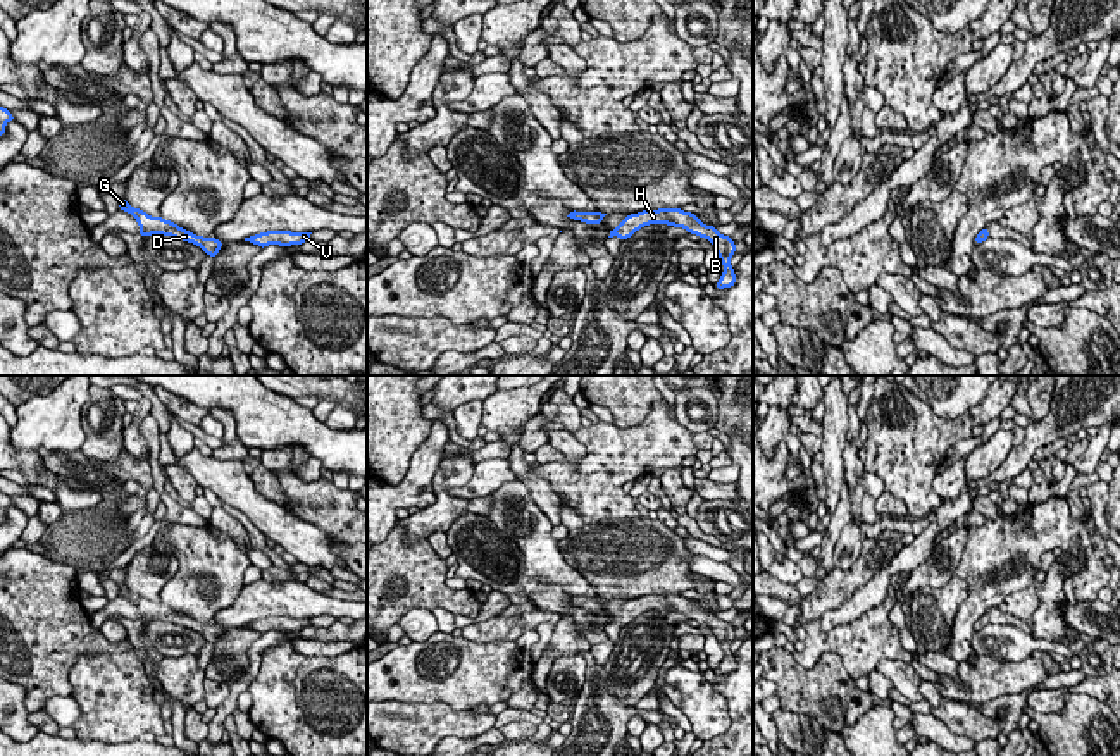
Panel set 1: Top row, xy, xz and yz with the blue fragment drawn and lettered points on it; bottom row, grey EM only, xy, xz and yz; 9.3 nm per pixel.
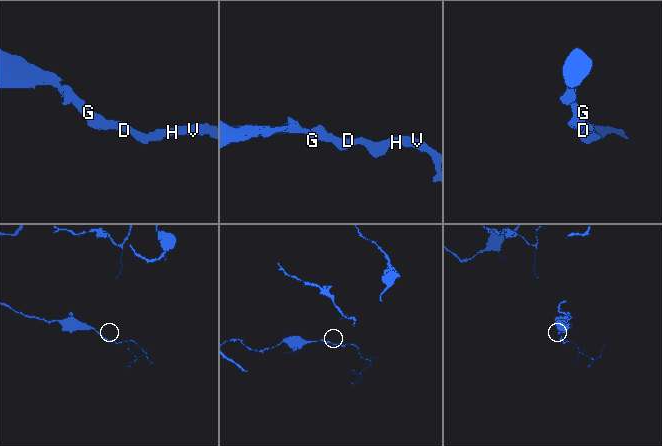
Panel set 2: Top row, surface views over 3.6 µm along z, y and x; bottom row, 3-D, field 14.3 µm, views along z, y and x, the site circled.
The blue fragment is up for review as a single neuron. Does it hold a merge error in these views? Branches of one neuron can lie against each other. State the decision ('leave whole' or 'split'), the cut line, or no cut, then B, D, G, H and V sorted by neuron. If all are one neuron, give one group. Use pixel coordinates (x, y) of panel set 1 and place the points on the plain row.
leave whole; cut none; groups B D G H V

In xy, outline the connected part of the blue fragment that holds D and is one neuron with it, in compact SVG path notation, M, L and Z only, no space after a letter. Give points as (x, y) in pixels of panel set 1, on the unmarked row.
M119 586L119 596L129 598L138 611L140 611L140 622L152 622L152 620L162 620L162 622L171 622L176 625L183 625L193 630L198 630L208 642L215 642L219 635L222 634L222 627L215 623L203 623L196 622L177 610L165 606L162 603L152 603L146 598L134 594L128 589L128 586Z

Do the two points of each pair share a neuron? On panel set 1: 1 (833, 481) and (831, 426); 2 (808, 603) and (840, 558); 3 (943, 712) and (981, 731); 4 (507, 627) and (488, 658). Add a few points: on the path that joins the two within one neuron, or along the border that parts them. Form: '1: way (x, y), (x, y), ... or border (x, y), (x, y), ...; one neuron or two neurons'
1: way (833, 467), (833, 439); one neuron
2: border (862, 538), (860, 555), (845, 570), (834, 569); two neurons
3: way (952, 713), (972, 724); one neuron
4: border (462, 636), (478, 643), (516, 643); two neurons

